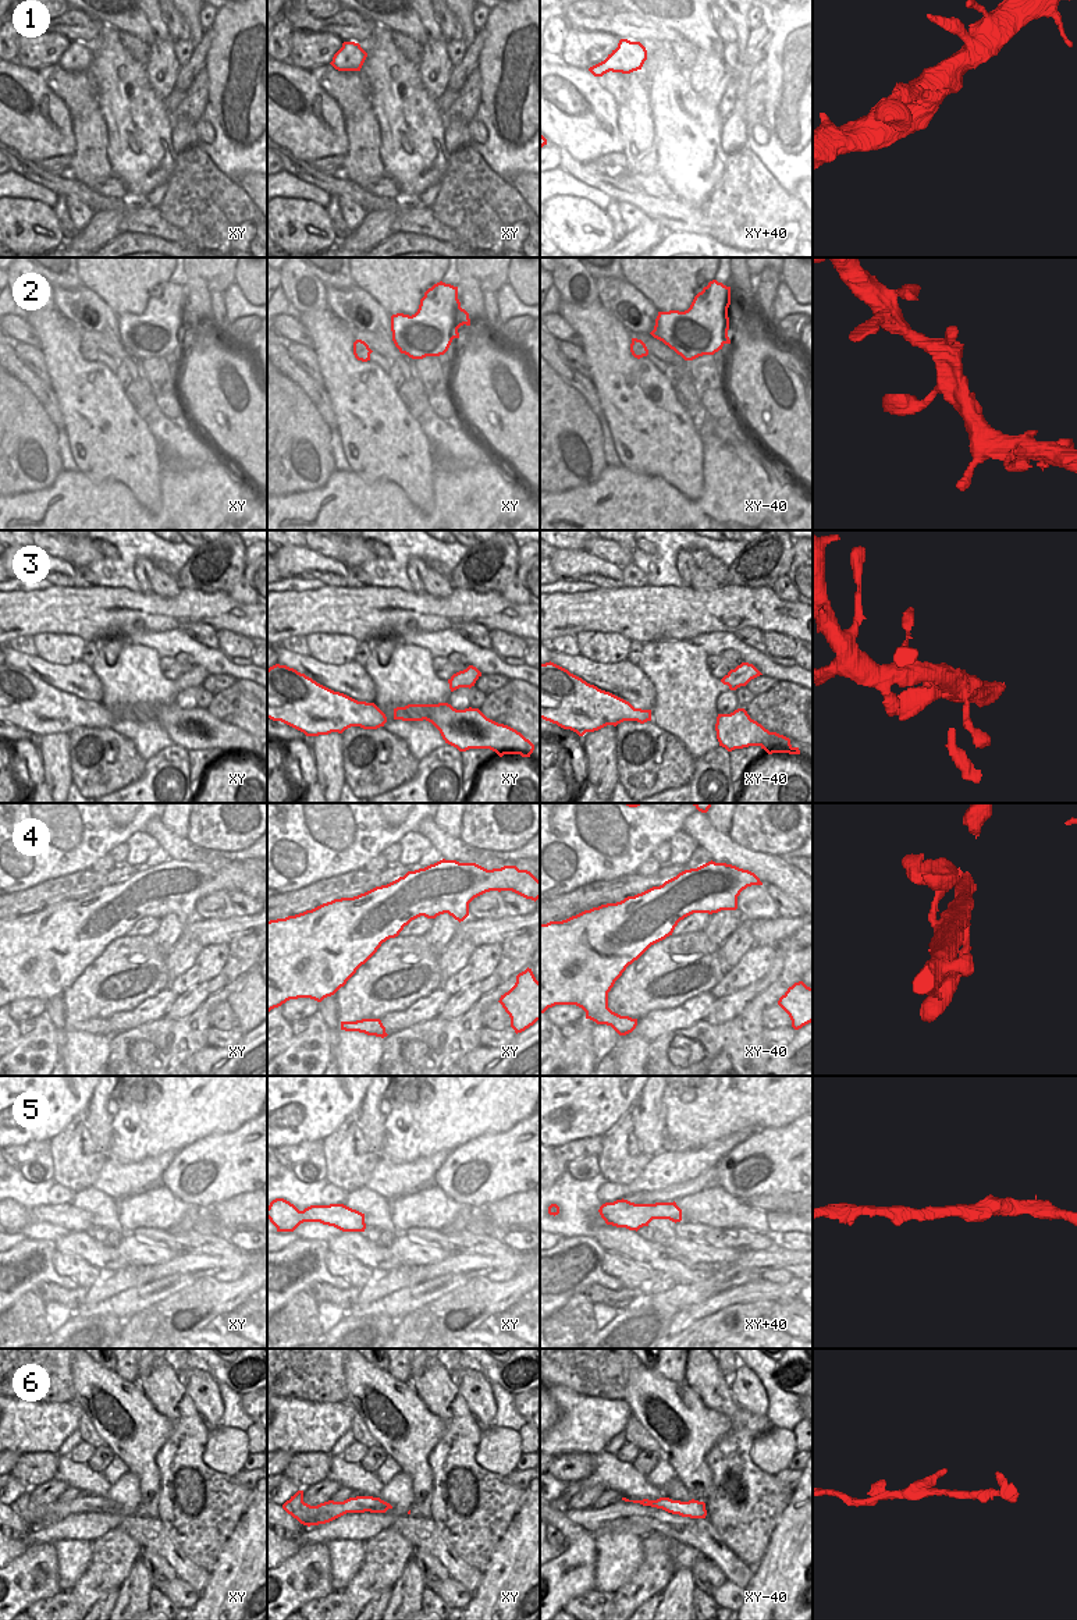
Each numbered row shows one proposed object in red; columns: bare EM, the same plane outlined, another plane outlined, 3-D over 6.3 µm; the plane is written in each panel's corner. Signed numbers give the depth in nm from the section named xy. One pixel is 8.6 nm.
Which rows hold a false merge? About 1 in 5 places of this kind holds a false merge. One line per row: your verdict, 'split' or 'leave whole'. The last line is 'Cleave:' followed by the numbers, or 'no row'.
1: split
2: leave whole
3: leave whole
4: leave whole
5: leave whole
6: leave whole
Cleave: 1

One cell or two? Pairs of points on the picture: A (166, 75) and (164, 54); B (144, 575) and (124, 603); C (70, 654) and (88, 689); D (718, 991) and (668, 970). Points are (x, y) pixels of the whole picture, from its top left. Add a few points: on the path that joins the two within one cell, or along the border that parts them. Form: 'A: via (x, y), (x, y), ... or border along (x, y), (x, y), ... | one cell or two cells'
A: via (164, 70), (164, 60) | one cell
B: border along (141, 590), (150, 593) | two cells
C: border along (42, 658), (59, 664), (80, 661) | two cells
D: border along (727, 972), (708, 991) | two cells

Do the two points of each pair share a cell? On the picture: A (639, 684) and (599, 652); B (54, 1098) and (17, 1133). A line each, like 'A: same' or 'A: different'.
A: different
B: same

